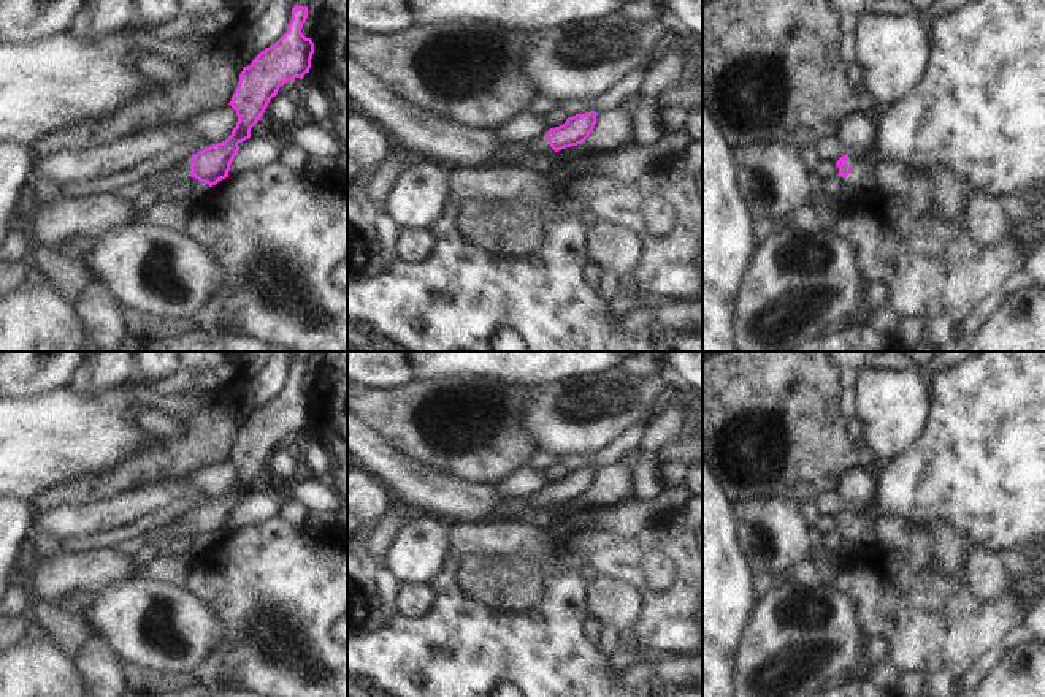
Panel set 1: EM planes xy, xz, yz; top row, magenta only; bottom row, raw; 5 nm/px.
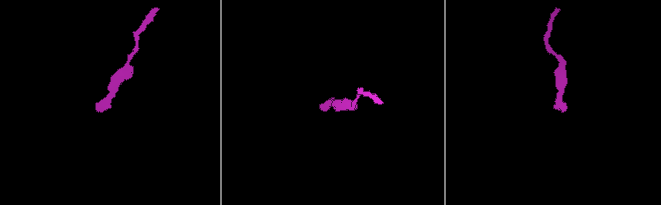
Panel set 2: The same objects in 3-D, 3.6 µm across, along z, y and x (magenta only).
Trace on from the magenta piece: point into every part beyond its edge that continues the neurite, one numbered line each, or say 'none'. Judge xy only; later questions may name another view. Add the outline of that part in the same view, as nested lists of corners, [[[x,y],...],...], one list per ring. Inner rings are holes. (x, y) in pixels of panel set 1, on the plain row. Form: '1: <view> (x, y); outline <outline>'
1: xy (181, 528); outline [[[189,515],[186,520],[182,520],[181,523],[176,523],[176,524],[173,524],[170,528],[160,528],[160,529],[157,529],[154,532],[146,534],[147,543],[152,543],[152,542],[155,542],[155,540],[159,540],[162,537],[167,537],[167,535],[170,535],[173,532],[178,532],[179,535],[189,532],[190,531],[190,518],[192,518],[192,515]]]

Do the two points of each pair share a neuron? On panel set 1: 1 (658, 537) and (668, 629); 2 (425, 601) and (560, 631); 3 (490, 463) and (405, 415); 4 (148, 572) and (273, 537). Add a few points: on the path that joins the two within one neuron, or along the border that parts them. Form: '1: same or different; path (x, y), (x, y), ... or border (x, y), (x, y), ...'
1: same; path (682, 559), (684, 597), (677, 605)
2: different; border (435, 586), (435, 610), (432, 613), (400, 617)
3: same; path (466, 458), (446, 458), (433, 452), (421, 439)
4: different; border (194, 555), (194, 575), (186, 588)

